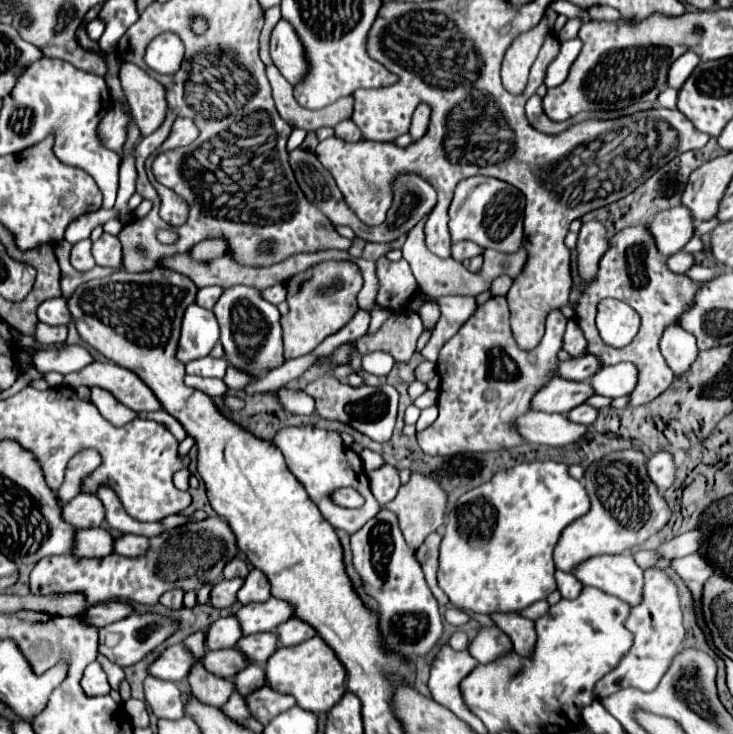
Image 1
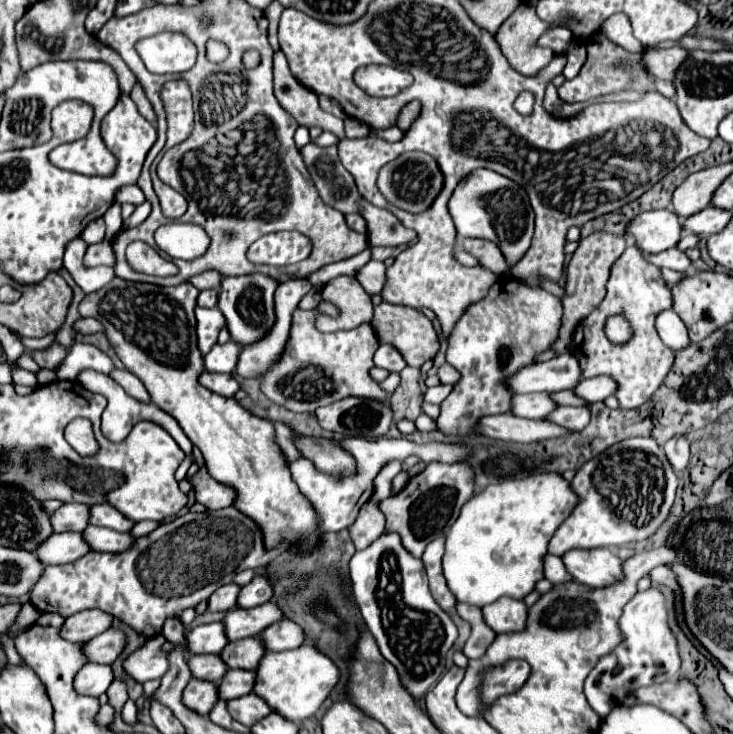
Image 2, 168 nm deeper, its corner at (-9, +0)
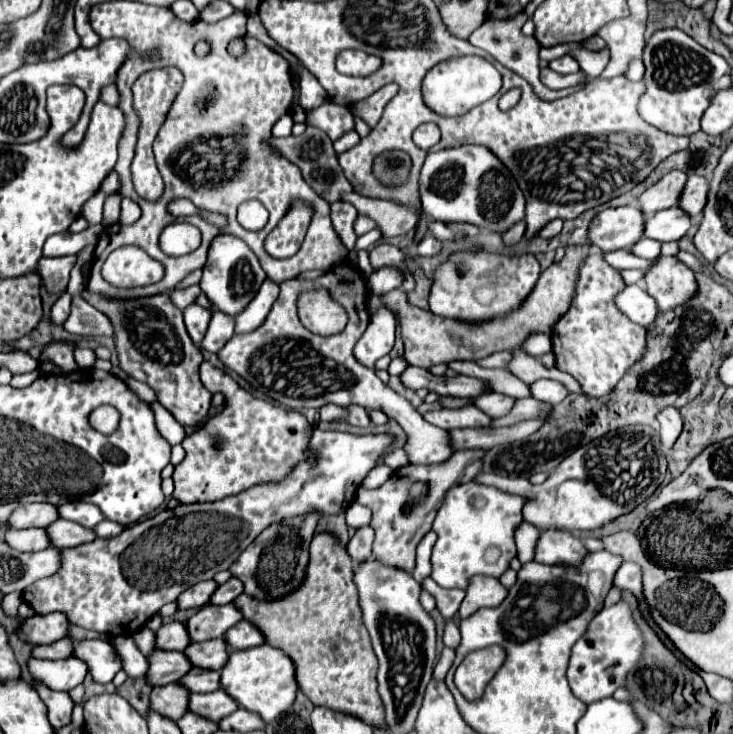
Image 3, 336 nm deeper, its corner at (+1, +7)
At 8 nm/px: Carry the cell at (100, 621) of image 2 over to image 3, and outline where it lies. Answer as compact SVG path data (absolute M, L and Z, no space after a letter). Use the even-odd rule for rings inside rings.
M53 612L45 616L33 616L23 620L19 628L19 636L27 640L29 644L53 644L59 638L65 638L69 634L71 622L63 612Z

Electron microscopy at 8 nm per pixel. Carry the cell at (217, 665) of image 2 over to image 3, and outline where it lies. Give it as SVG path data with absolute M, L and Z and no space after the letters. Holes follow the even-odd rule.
M159 650L149 658L149 672L145 682L151 686L165 686L181 680L193 668L191 660L177 650Z

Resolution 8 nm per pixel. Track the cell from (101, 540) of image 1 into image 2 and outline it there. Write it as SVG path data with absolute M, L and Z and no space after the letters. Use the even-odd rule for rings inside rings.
M53 533L53 537L47 537L47 541L39 545L37 557L45 565L61 565L71 563L89 551L81 533Z

